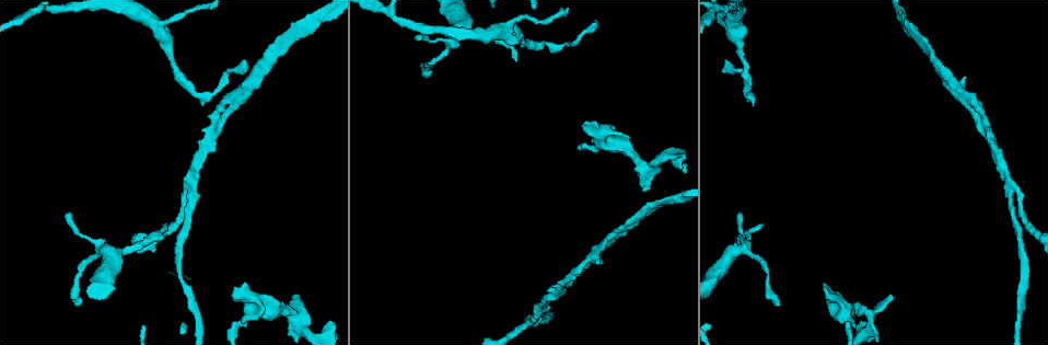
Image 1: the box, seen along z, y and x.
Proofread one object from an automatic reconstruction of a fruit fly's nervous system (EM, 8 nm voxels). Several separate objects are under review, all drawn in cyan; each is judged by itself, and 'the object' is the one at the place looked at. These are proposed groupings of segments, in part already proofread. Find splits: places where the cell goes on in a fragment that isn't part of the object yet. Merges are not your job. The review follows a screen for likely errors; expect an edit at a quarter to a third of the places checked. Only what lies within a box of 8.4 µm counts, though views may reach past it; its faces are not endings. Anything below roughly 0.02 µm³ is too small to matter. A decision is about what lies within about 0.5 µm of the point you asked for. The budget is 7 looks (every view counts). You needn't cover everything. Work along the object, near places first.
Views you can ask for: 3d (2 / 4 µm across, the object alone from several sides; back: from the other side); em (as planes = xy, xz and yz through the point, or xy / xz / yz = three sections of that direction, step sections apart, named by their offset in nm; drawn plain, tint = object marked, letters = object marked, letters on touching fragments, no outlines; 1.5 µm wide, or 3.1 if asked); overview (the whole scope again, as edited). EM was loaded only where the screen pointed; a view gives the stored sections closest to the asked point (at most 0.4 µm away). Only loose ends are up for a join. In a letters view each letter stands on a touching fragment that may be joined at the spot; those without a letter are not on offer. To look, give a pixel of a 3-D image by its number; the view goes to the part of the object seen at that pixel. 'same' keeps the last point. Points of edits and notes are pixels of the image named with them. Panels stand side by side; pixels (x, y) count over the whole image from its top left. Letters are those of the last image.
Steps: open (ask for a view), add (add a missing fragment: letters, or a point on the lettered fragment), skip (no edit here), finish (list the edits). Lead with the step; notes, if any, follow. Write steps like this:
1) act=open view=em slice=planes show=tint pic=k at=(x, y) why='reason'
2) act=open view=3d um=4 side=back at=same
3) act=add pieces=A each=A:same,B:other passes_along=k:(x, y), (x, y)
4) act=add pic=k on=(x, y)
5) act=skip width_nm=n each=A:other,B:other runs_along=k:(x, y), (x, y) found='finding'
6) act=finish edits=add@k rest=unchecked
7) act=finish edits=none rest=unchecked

act=open view=3d um=2 side=back pic=1 at=(167, 224) why='free end'

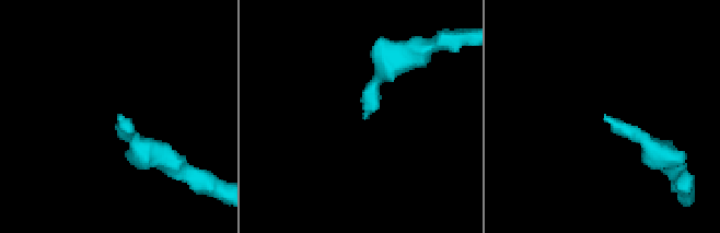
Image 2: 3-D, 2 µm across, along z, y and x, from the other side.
act=open view=em slice=xz step=4 show=letters pic=2 at=(121, 118) why='need the tissue'

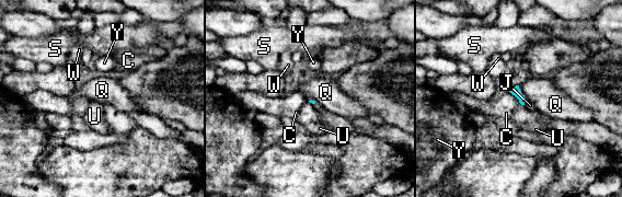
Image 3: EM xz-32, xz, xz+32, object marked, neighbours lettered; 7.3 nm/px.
act=open view=em slice=planes show=letters at=same why='another direction'

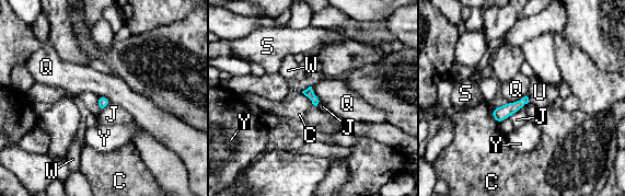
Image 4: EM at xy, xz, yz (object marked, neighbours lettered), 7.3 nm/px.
act=skip each=C:other,J:other,Q:other,S:other,U:other,W:other,Y:other border=4:(527, 95), (508, 103) found='no lettered fragment goes on from it'

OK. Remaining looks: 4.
act=open view=em slice=planes show=letters pic=1 at=(67, 213) why='free end'

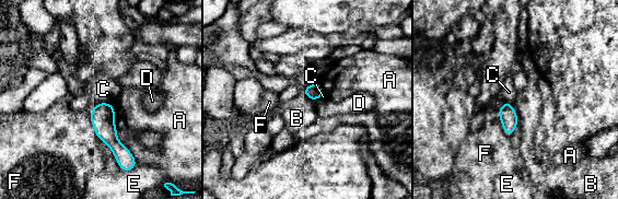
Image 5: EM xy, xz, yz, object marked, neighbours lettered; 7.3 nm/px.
act=skip each=A:other,B:other,C:other,D:other,E:other,F:other runs_along=5:(98, 105), (120, 163) found='none of them fits'

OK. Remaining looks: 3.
act=open view=em slice=yz step=4 show=letters pic=1 at=(582, 124)

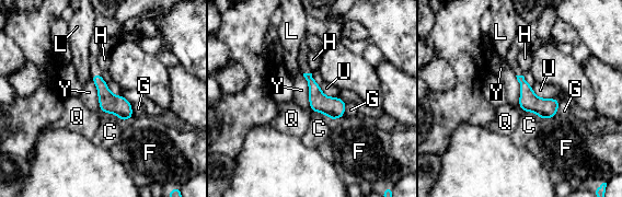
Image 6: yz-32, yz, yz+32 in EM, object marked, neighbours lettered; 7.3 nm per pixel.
act=open view=em slice=planes show=letters at=same

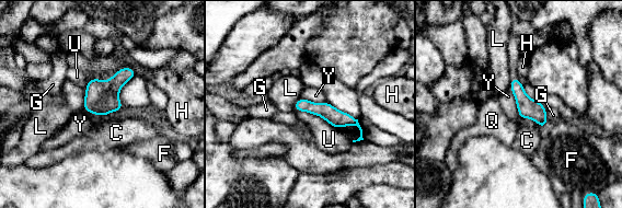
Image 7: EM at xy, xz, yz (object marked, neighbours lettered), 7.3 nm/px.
act=skip each=C:other,F:other,G:other,H:other,L:other,Q:other,U:other,Y:other border=7:(85, 88), (82, 108) found='no lettered fragment goes on from it'

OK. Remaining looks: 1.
act=finish edits=none rest=unchecked

